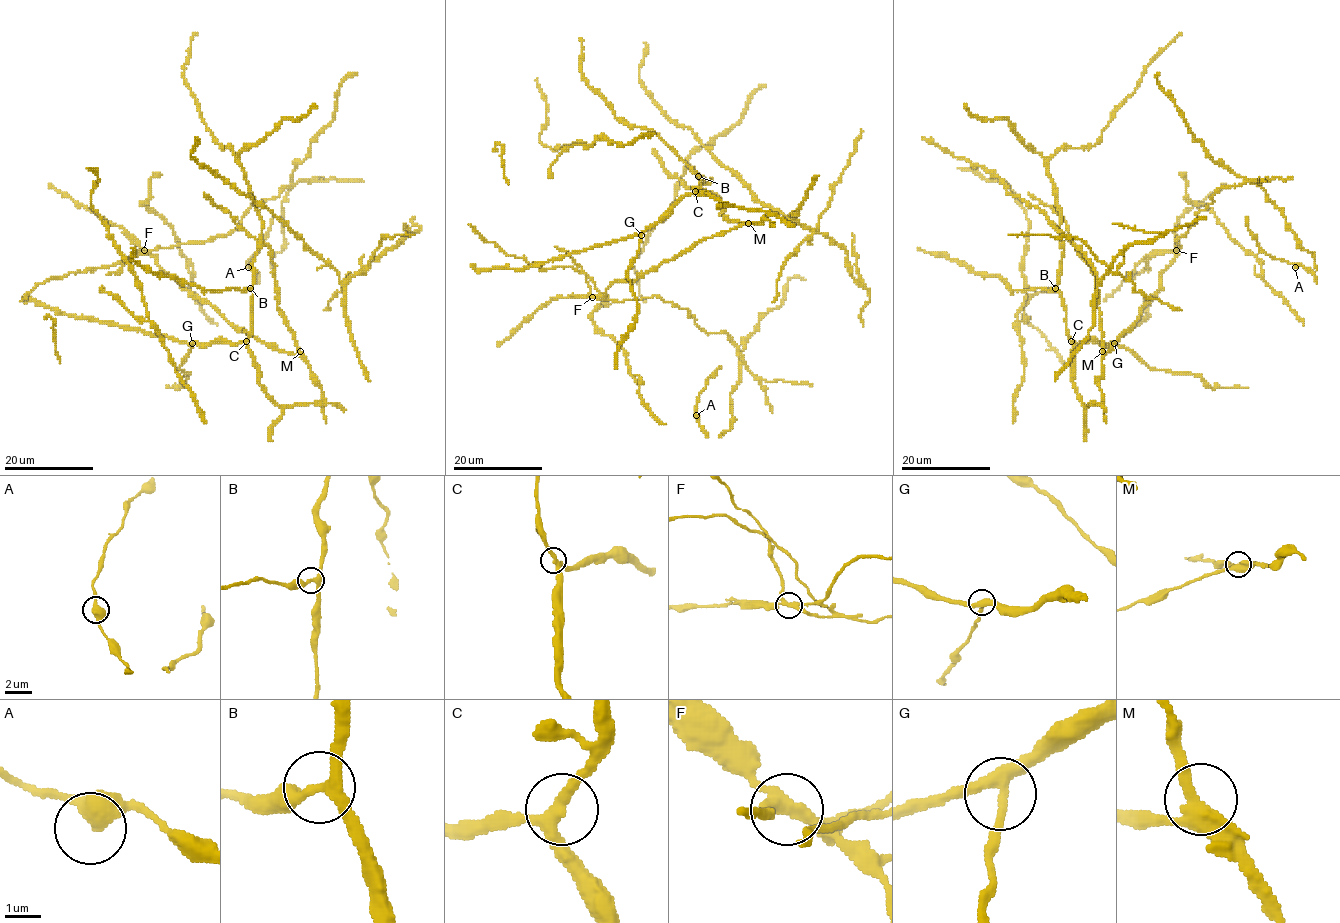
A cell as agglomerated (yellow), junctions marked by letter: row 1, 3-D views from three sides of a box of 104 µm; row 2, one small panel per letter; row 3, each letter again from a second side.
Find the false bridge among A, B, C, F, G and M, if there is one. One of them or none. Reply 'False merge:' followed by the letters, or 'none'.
False merge: F

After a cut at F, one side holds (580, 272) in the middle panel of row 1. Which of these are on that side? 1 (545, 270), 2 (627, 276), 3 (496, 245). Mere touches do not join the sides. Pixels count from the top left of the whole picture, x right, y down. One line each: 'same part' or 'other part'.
1: same part
2: other part
3: same part

